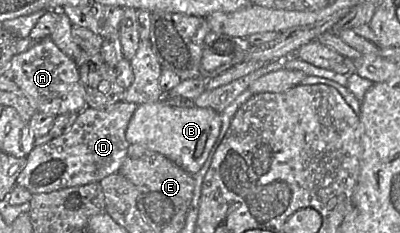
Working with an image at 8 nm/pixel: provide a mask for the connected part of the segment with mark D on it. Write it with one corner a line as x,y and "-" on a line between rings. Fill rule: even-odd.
122,101
105,109
85,107
66,133
32,149
16,185
36,195
99,182
108,175
118,173
130,146
125,132
137,106

